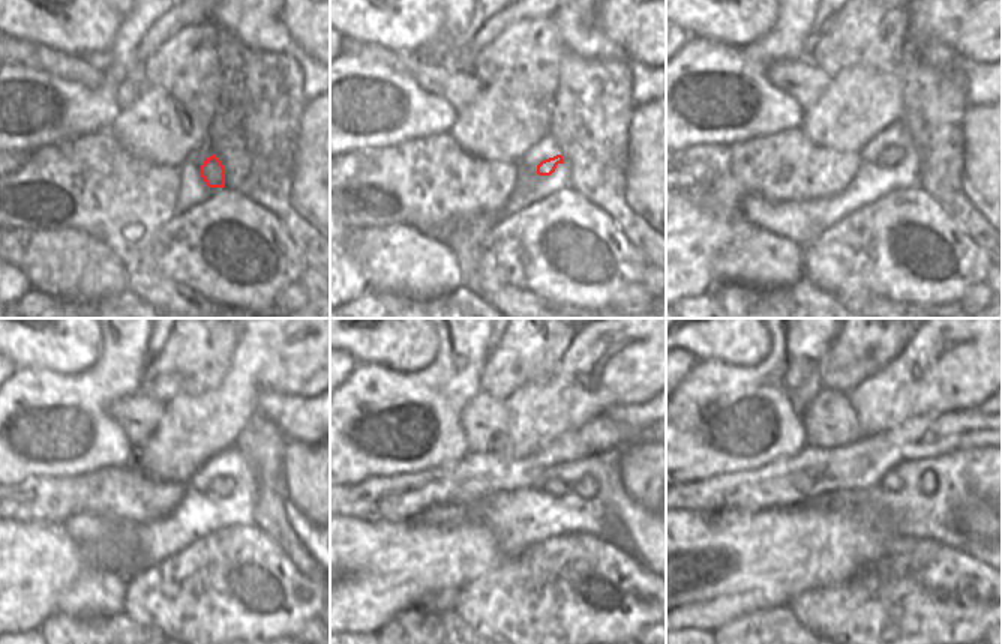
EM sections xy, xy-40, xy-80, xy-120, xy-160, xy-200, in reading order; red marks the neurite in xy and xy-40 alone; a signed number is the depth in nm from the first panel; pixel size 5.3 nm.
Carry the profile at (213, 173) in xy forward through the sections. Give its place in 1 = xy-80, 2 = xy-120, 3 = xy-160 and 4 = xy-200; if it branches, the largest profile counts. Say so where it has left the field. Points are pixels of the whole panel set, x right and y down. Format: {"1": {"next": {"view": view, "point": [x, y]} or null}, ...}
{"1": {"next": {"view": "xy-80", "point": [893, 155]}}, "2": {"next": {"view": "xy-120", "point": [219, 487]}}, "3": {"next": {"view": "xy-160", "point": [555, 487]}}, "4": {"next": {"view": "xy-200", "point": [890, 482]}}}

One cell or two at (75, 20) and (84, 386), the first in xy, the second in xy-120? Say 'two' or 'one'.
two

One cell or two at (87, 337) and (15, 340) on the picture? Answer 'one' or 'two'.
one

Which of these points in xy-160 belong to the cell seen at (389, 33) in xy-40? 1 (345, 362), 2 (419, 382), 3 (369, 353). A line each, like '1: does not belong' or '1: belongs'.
1: does not belong
2: does not belong
3: belongs

